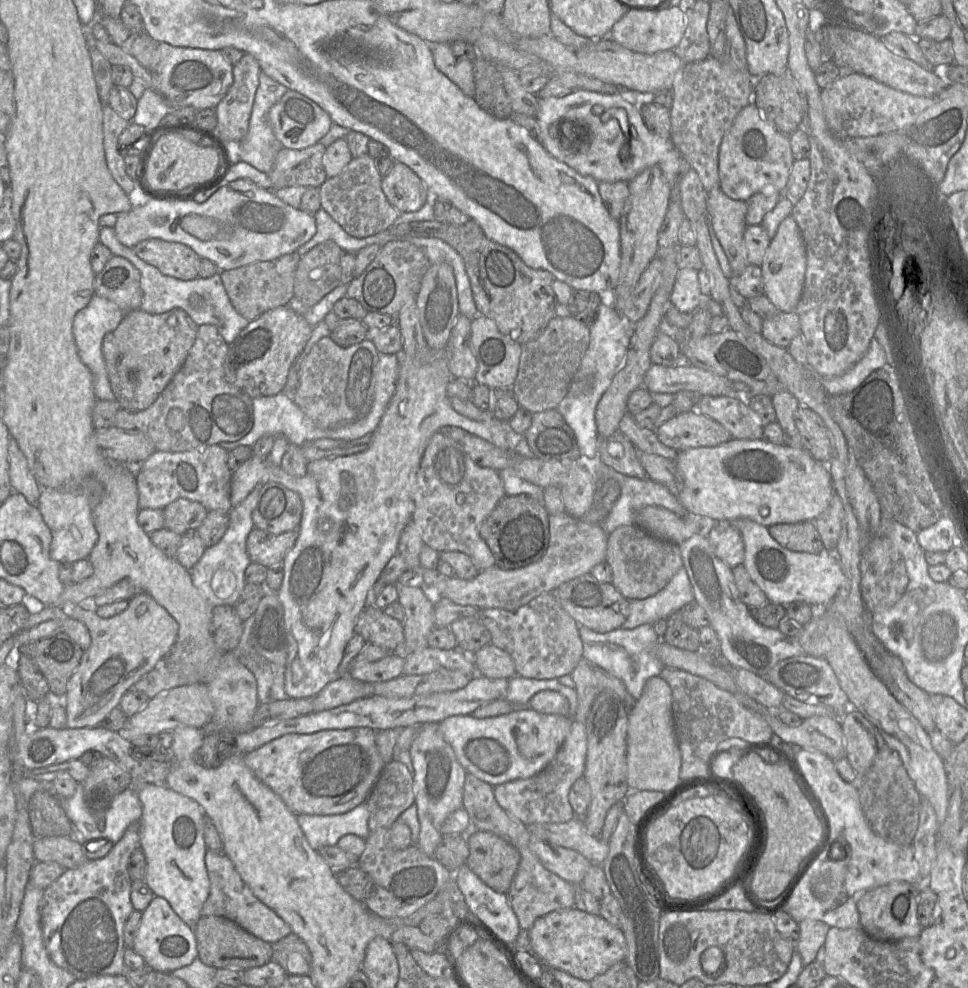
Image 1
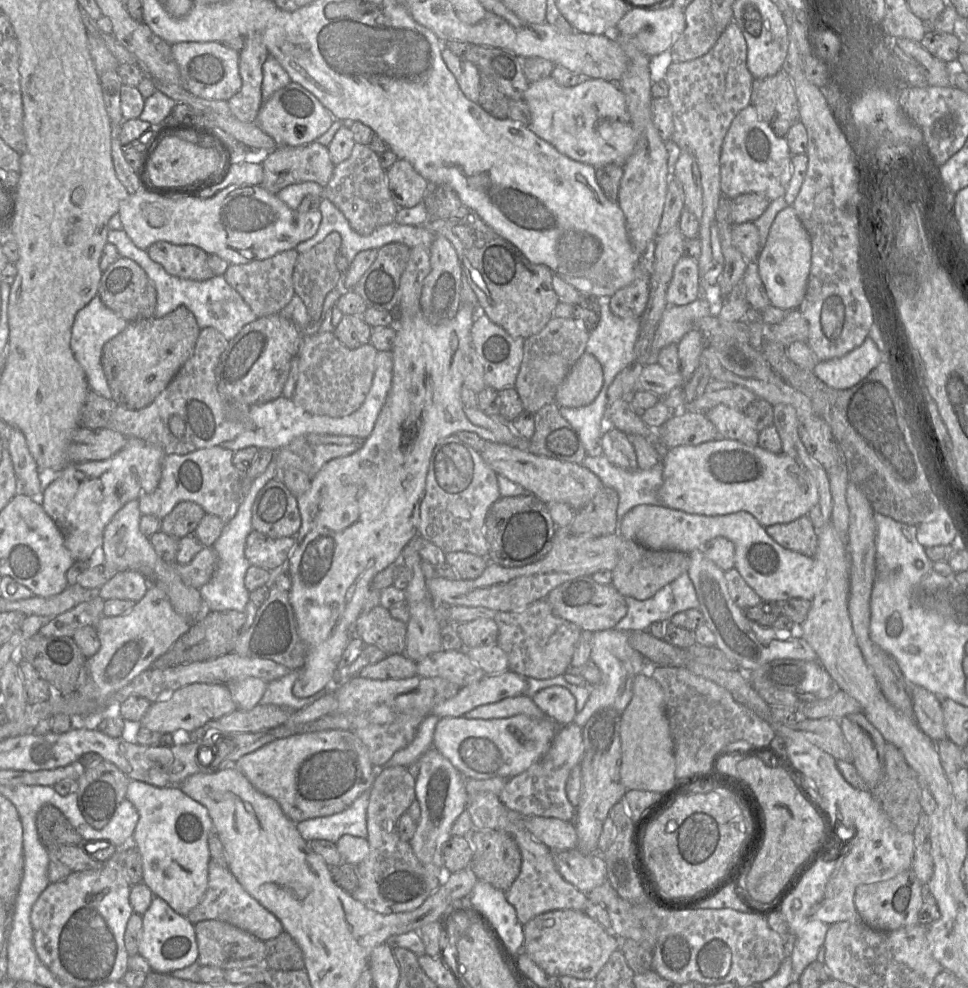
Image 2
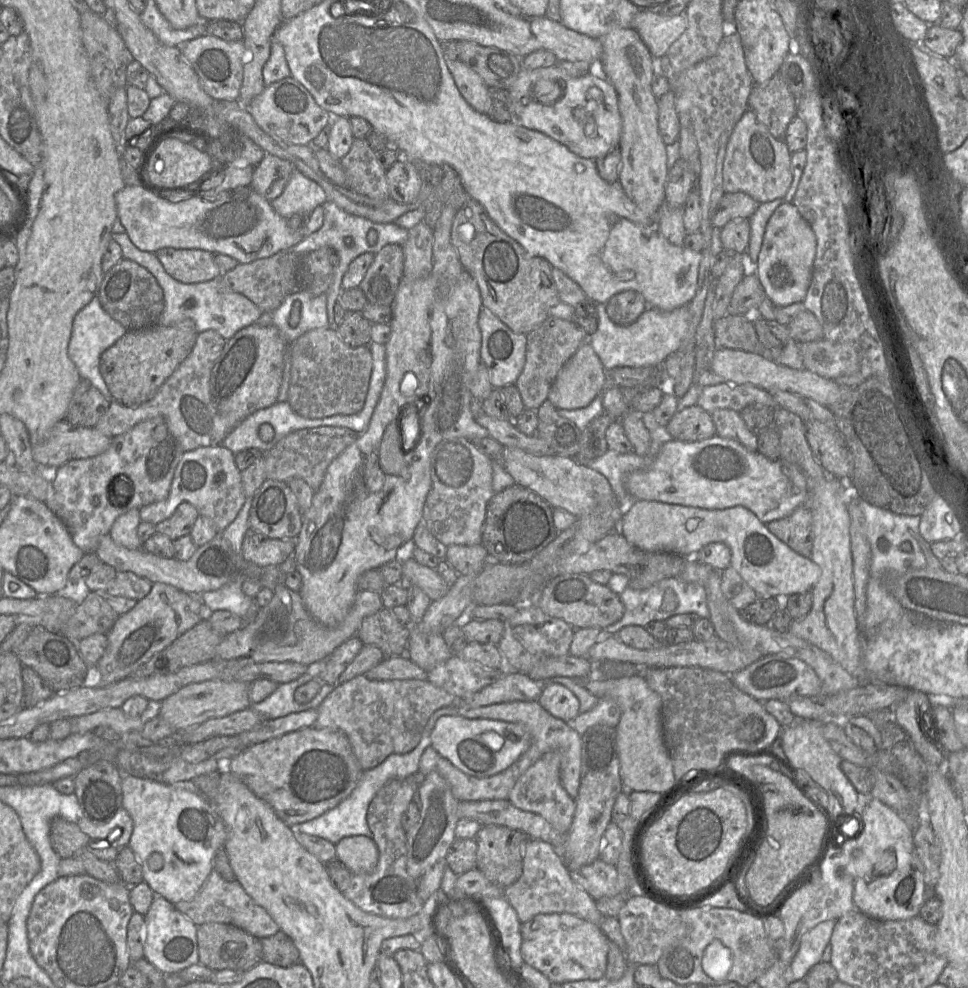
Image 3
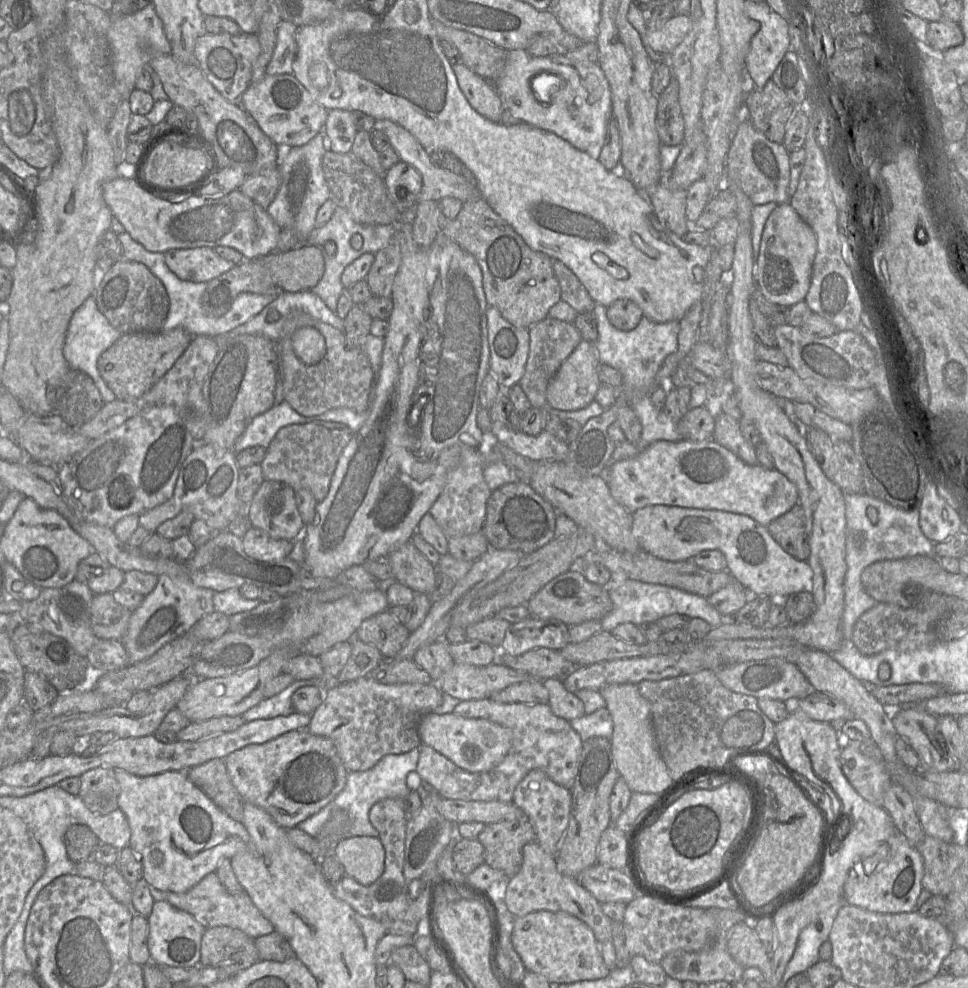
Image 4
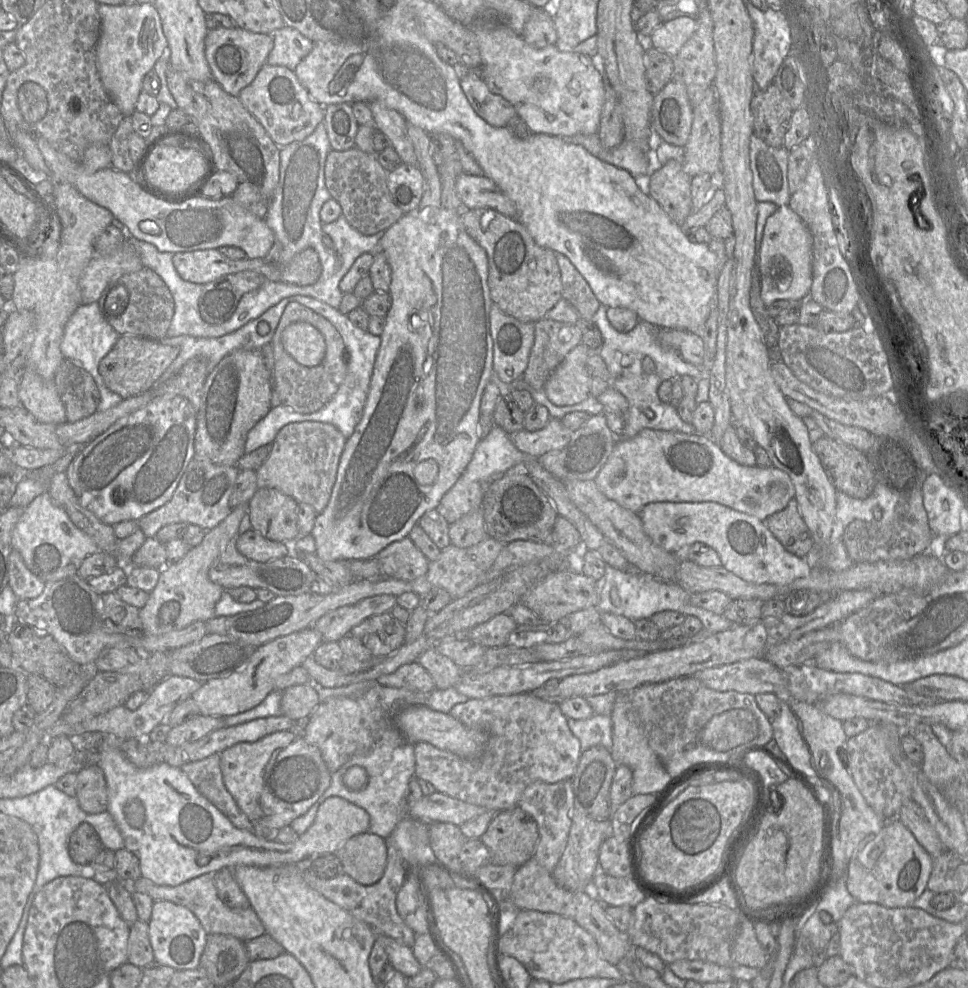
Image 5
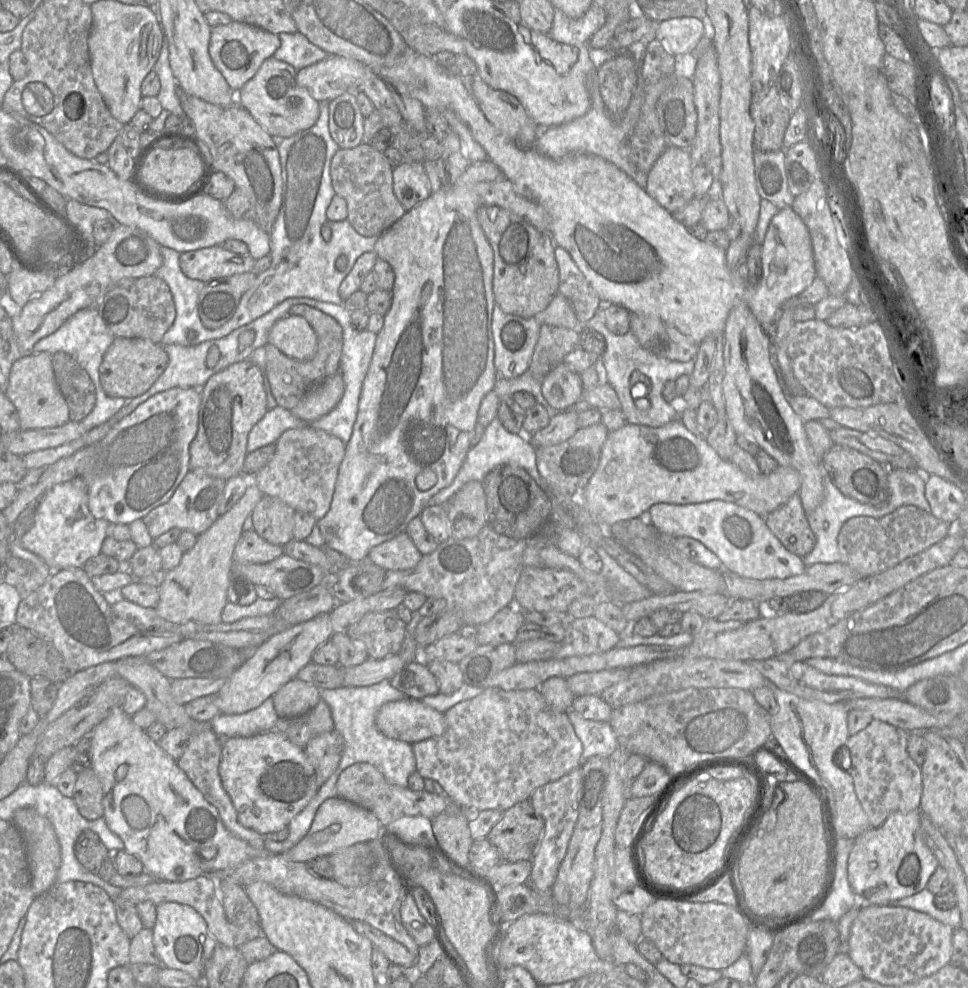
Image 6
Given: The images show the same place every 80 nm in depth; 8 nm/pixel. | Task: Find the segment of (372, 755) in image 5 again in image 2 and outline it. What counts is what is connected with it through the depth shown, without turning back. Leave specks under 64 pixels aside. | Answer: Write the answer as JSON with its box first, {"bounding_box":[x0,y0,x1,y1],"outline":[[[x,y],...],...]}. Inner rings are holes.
{"bounding_box":[296,714,440,843],"outline":[[[430,714],[420,724],[413,741],[405,748],[396,751],[383,767],[405,766],[417,762],[432,747],[436,724],[440,718]],[[371,788],[365,790],[342,812],[296,823],[297,830],[306,842],[320,839],[337,843],[345,834],[367,839],[367,807],[370,793]]]}

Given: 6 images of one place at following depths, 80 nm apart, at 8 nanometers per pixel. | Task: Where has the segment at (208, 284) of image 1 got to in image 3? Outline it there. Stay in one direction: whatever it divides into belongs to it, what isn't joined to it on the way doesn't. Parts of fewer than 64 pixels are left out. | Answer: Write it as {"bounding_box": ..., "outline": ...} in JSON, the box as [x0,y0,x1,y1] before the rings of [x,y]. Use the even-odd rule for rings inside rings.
{"bounding_box":[111,232,262,340],"outline":[[[127,232],[112,233],[111,238],[122,248],[123,257],[145,267],[157,279],[164,292],[165,308],[158,324],[172,326],[186,318],[195,322],[198,333],[206,330],[218,332],[225,340],[233,337],[240,329],[257,322],[262,311],[249,298],[227,287],[221,276],[200,283],[183,283],[169,275],[153,252],[142,251],[130,240]]]}

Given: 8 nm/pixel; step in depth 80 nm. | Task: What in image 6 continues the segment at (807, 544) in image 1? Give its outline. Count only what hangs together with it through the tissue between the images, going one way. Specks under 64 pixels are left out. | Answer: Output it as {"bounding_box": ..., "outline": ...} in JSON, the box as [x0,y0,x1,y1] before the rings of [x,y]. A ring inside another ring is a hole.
{"bounding_box":[764,493,816,558],"outline":[[[798,493],[764,519],[770,531],[792,554],[803,558],[815,547],[816,537],[810,528]]]}

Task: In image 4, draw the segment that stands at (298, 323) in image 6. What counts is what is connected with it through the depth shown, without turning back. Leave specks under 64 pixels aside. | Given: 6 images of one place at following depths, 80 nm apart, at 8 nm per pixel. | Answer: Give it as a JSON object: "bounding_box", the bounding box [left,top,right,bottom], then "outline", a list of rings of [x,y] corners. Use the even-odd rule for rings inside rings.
{"bounding_box":[291,327,325,365],"outline":[[[301,327],[291,336],[292,347],[297,358],[306,365],[318,363],[325,355],[325,339],[313,327]]]}

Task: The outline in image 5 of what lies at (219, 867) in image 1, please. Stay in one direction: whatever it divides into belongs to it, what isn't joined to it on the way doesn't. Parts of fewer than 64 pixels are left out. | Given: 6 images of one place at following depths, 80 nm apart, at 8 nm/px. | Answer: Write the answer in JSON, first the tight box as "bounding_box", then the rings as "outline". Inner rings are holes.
{"bounding_box":[128,873,265,942],"outline":[[[214,873],[201,875],[178,886],[159,886],[143,878],[128,885],[132,893],[142,892],[149,895],[154,901],[169,901],[189,909],[199,920],[207,934],[230,935],[244,942],[265,934],[262,922],[251,907],[232,909],[221,901],[214,884]]]}

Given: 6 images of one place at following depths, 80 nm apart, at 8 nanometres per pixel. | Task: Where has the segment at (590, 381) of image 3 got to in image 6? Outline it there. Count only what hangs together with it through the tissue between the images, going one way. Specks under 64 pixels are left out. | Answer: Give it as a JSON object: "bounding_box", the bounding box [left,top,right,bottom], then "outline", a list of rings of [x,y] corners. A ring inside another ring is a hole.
{"bounding_box":[541,363,584,413],"outline":[[[564,363],[558,364],[542,378],[541,389],[547,402],[559,413],[578,402],[584,391],[581,375]]]}

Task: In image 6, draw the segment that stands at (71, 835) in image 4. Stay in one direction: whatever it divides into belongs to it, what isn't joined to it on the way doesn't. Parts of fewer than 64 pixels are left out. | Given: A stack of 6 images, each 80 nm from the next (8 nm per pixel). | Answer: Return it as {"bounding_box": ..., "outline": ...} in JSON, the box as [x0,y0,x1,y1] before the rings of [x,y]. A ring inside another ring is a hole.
{"bounding_box":[74,830,110,873],"outline":[[[85,830],[75,841],[74,854],[85,870],[97,873],[103,861],[110,856],[110,851],[96,833]]]}

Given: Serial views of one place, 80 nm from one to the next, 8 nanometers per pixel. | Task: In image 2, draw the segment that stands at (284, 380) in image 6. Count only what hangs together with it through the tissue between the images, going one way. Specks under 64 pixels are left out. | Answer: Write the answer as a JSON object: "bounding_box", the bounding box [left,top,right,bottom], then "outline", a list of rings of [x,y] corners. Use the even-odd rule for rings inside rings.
{"bounding_box":[292,332,377,418],"outline":[[[333,332],[304,335],[297,354],[299,373],[292,400],[313,415],[339,418],[352,414],[360,408],[370,390],[377,352],[370,342],[349,349]]]}

